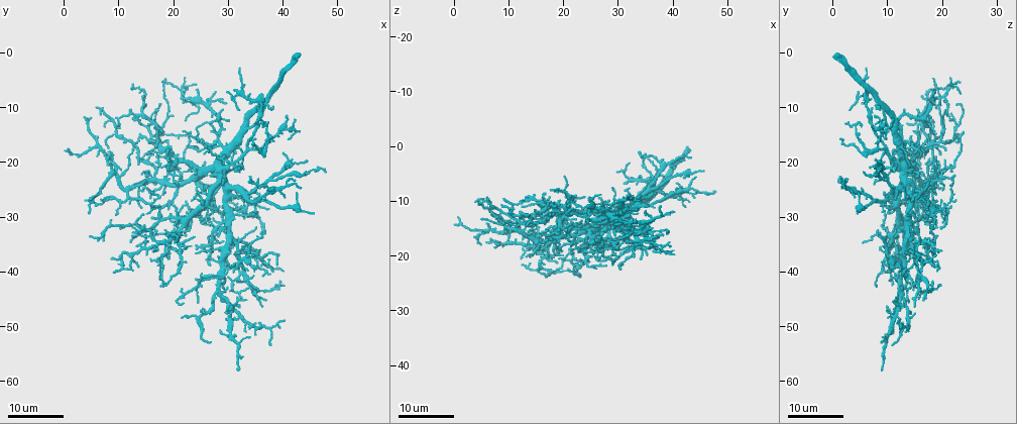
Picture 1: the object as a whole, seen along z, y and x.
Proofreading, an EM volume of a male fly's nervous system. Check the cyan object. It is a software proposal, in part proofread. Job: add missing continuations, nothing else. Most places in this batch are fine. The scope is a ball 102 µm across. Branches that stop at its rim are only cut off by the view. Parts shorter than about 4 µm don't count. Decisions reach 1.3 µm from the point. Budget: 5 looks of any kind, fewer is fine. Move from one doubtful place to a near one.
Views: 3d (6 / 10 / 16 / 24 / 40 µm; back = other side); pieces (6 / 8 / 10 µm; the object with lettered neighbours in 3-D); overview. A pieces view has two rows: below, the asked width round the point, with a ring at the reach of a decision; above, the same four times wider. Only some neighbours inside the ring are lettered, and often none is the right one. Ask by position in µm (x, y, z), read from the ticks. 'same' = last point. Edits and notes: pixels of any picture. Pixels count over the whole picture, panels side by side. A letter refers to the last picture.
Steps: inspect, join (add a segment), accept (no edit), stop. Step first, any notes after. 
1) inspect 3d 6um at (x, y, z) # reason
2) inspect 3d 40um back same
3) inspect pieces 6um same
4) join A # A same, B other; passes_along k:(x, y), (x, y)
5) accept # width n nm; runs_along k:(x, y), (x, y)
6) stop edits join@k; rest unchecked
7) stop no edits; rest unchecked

inspect 3d 16um at (35.5, 39.5, 11.0) # free end

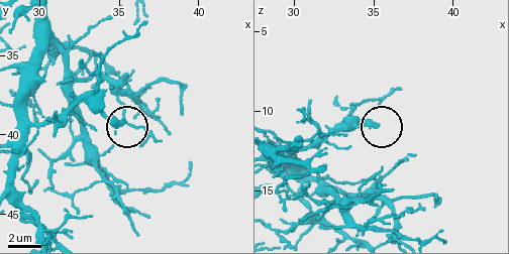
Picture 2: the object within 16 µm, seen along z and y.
inspect pieces 10um at (35.2, 39.2, 10.8)

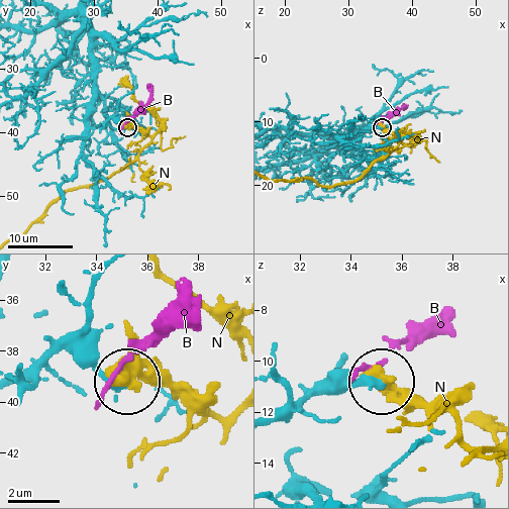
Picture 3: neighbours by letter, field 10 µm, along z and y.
accept # B other, N other; runs_along 3:(271, 422), (316, 392), (379, 384); none of them fits

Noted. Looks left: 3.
inspect 3d 16um at (31.5, 7.0, 7.0) # free end

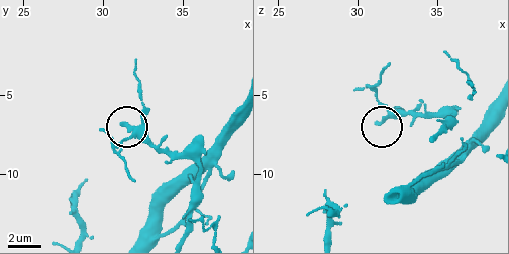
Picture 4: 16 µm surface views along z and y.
inspect pieces 10um at (31.3, 6.8, 6.7) # see the neighbours

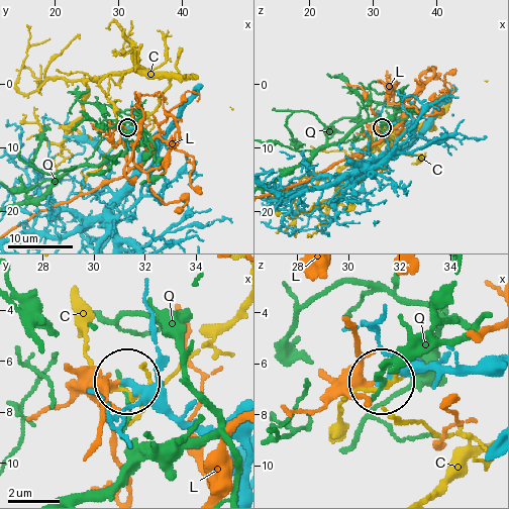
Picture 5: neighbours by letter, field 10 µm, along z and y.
accept # width 230 nm; C other, L other, Q other; none of them fits

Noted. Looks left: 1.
stop no edits; rest unchecked

